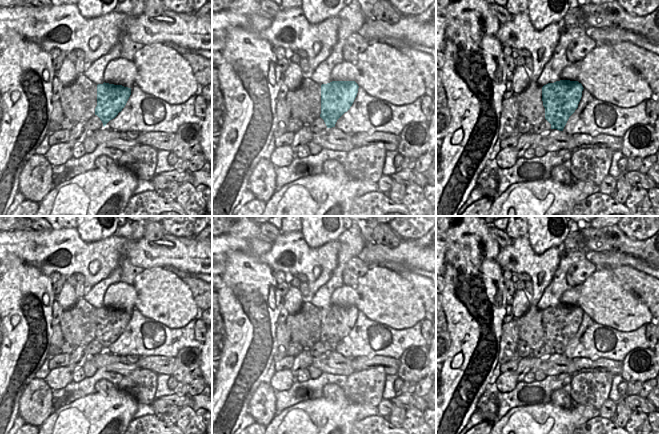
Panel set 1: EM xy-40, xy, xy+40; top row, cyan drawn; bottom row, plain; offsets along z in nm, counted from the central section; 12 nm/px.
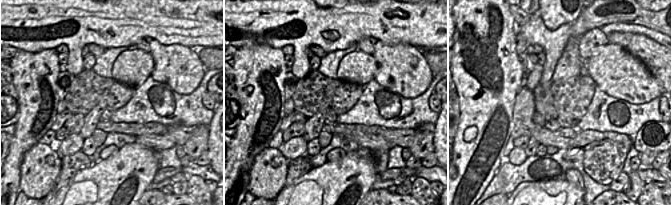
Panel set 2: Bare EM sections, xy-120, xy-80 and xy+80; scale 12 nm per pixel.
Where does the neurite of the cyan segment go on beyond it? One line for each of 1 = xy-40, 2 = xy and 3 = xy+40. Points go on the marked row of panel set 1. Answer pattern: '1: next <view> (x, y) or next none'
1: next none
2: next none
3: next none

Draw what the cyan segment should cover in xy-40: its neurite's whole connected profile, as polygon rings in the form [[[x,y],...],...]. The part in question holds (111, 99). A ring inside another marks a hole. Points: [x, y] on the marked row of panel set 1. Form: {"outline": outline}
{"outline": [[[103,83],[97,85],[97,115],[105,127],[125,107],[131,95],[131,88],[122,85]]]}

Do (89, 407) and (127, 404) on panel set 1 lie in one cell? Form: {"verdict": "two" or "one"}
{"verdict": "one"}

